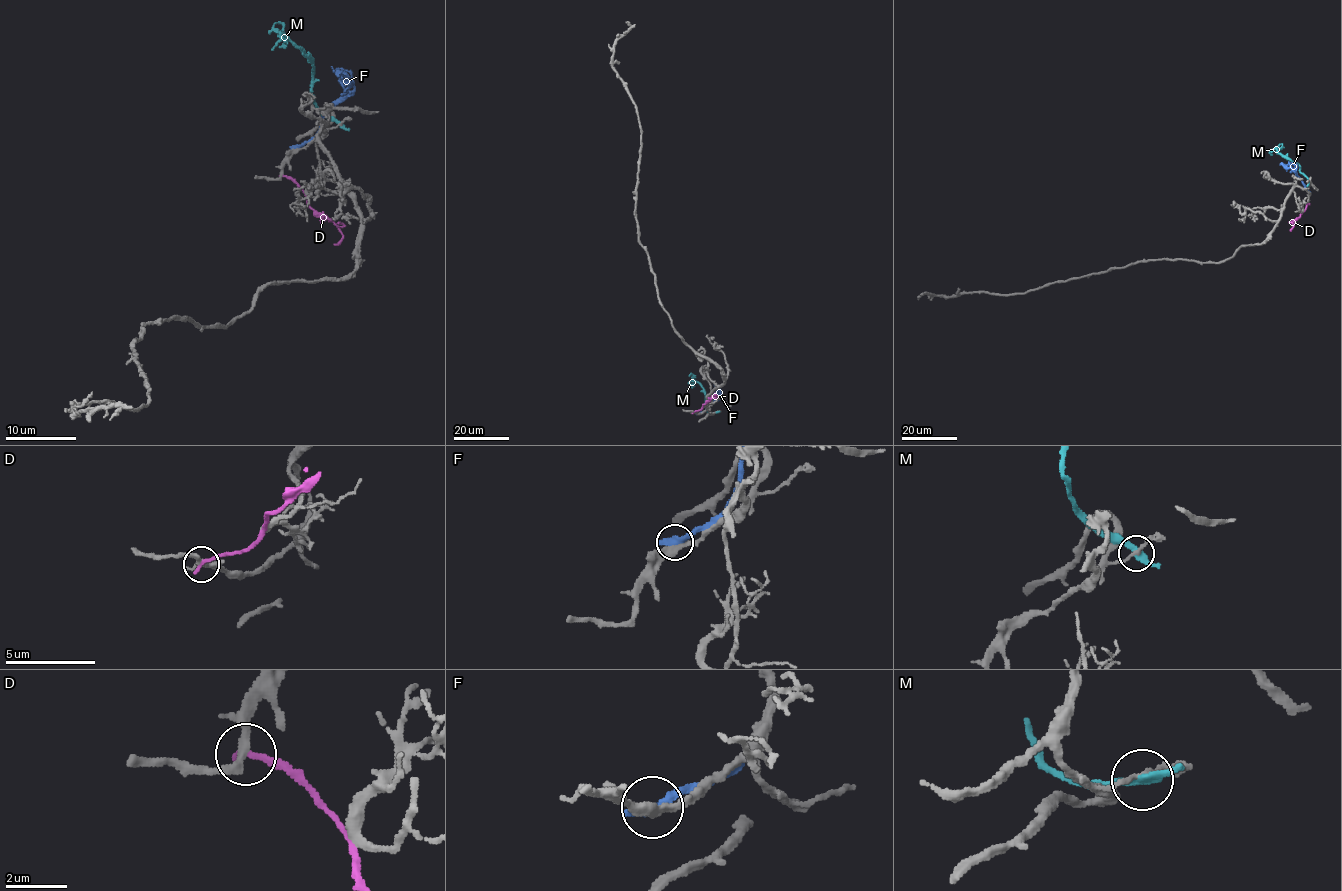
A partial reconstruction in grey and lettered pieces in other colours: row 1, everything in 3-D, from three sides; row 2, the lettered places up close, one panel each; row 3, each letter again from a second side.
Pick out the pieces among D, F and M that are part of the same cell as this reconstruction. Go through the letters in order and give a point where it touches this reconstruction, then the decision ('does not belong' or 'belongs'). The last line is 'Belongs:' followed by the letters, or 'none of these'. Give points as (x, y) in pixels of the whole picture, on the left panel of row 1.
D: (282, 175) | does not belong
F: (297, 147) | does not belong
M: (340, 124) | does not belong
Belongs: none of these

